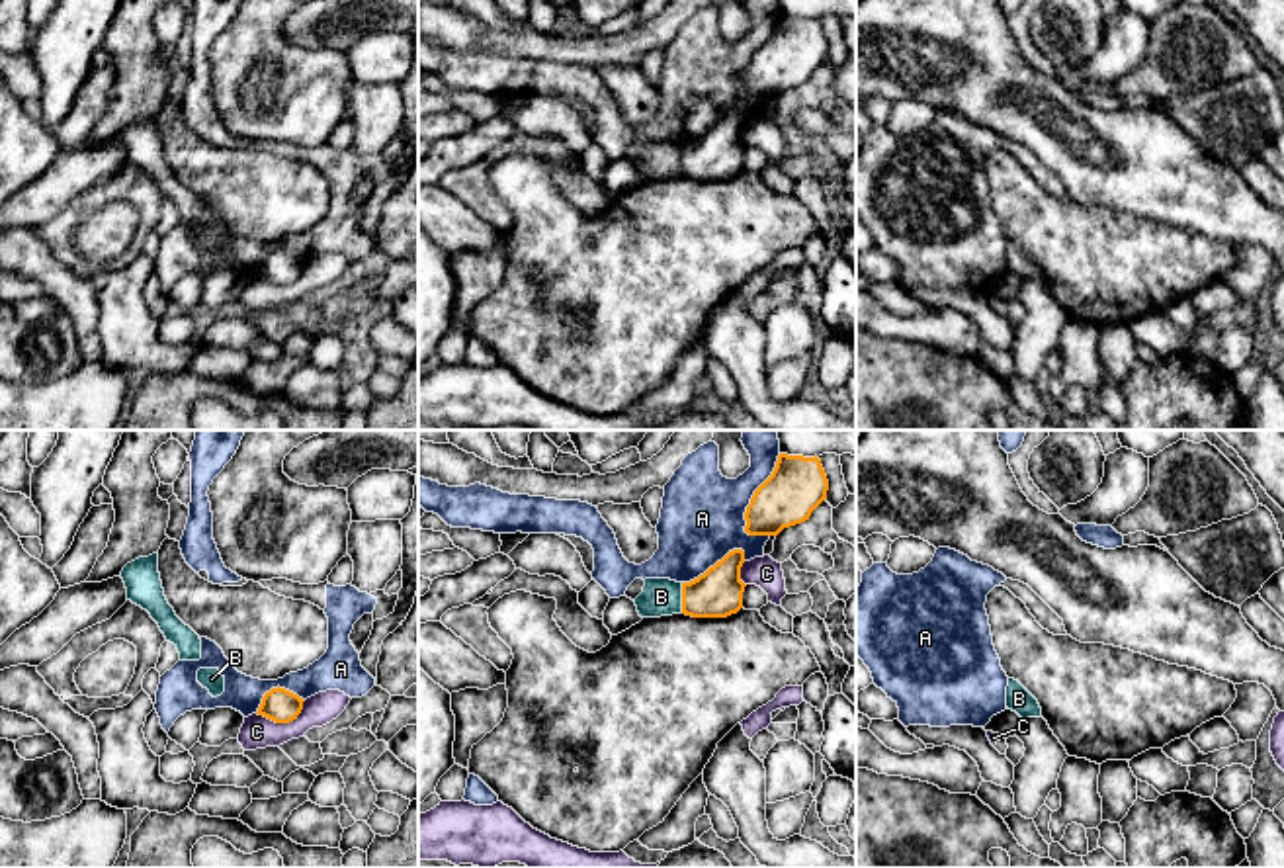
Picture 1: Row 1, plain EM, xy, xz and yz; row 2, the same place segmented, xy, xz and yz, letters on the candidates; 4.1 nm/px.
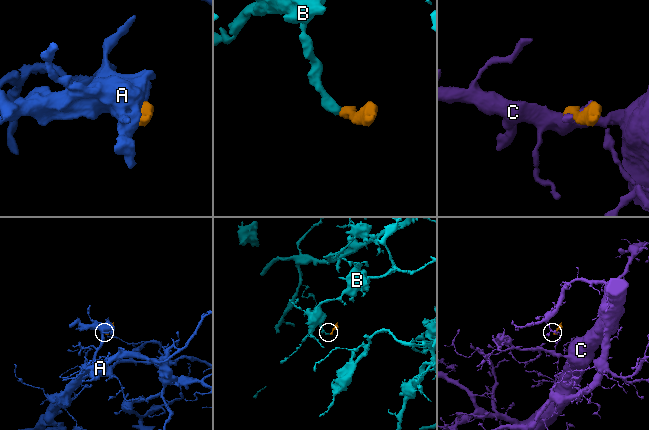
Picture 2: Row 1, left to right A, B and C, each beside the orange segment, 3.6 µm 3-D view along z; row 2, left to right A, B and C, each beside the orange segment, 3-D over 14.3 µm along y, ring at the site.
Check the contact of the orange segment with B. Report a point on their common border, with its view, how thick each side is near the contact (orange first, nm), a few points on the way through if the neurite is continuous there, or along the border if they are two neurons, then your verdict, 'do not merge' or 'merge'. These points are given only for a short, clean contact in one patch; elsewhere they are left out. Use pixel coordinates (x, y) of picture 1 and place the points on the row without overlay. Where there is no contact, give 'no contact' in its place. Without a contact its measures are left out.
xz (683, 159) | 200/160 nm | along xz (681, 145), (683, 173) | do not merge

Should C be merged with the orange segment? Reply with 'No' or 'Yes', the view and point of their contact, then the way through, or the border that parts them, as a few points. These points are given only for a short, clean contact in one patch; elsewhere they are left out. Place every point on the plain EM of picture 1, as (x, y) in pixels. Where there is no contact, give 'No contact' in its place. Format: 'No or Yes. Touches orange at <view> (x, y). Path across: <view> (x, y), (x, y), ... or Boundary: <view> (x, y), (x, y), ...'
No. Touches orange at xy (284, 284). Boundary: xy (305, 262), (303, 270), (288, 284), (272, 284), (256, 274)

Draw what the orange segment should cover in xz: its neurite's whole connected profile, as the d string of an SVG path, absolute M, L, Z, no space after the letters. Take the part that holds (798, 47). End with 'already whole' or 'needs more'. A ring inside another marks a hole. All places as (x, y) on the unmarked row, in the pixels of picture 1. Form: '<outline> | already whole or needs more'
M780 16L772 37L754 53L745 74L749 98L778 98L809 82L827 61L829 43L821 22Z | already whole

